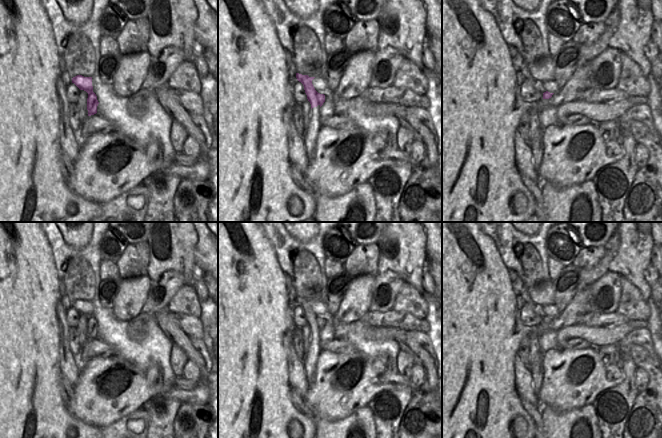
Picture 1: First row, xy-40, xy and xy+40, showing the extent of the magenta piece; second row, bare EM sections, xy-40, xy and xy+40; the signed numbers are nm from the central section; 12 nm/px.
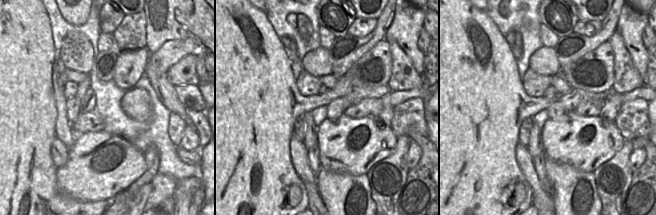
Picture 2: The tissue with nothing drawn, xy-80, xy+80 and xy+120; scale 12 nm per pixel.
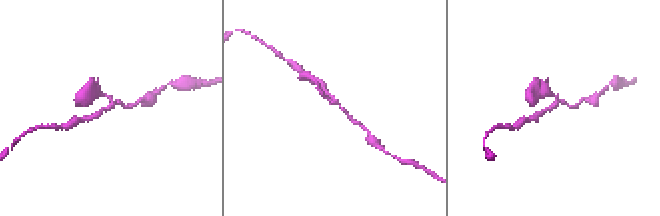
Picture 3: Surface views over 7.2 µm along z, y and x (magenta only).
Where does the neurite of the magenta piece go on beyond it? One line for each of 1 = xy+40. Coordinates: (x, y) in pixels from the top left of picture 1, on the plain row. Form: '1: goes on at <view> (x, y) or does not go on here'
1: does not go on here

